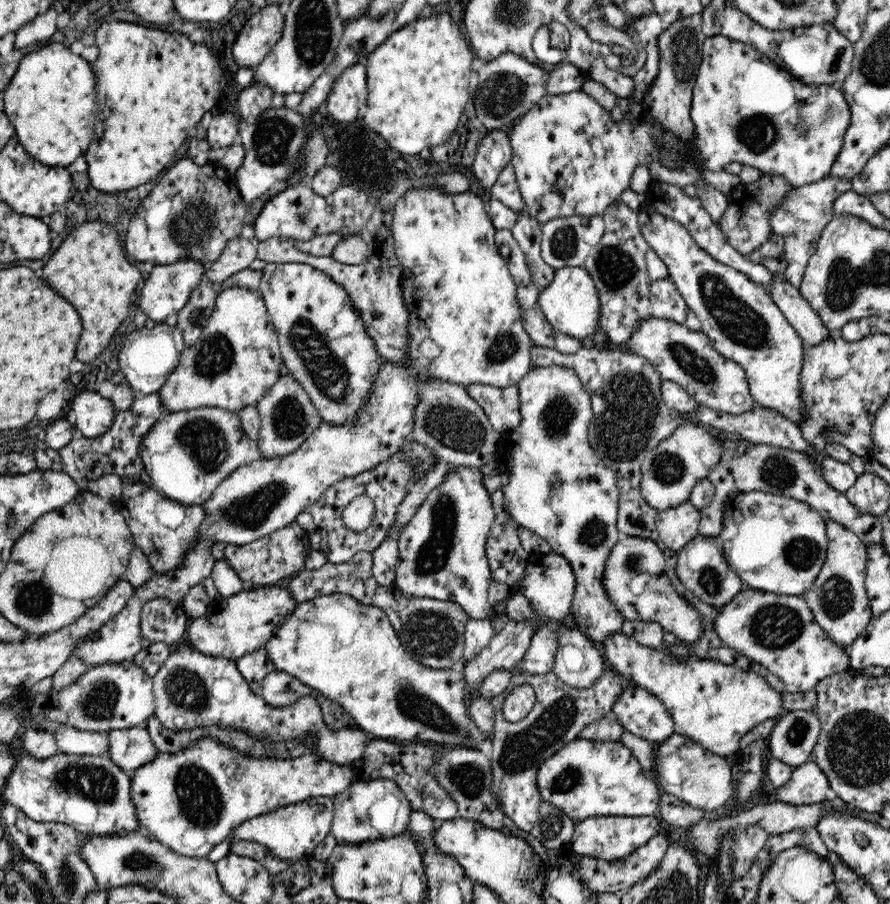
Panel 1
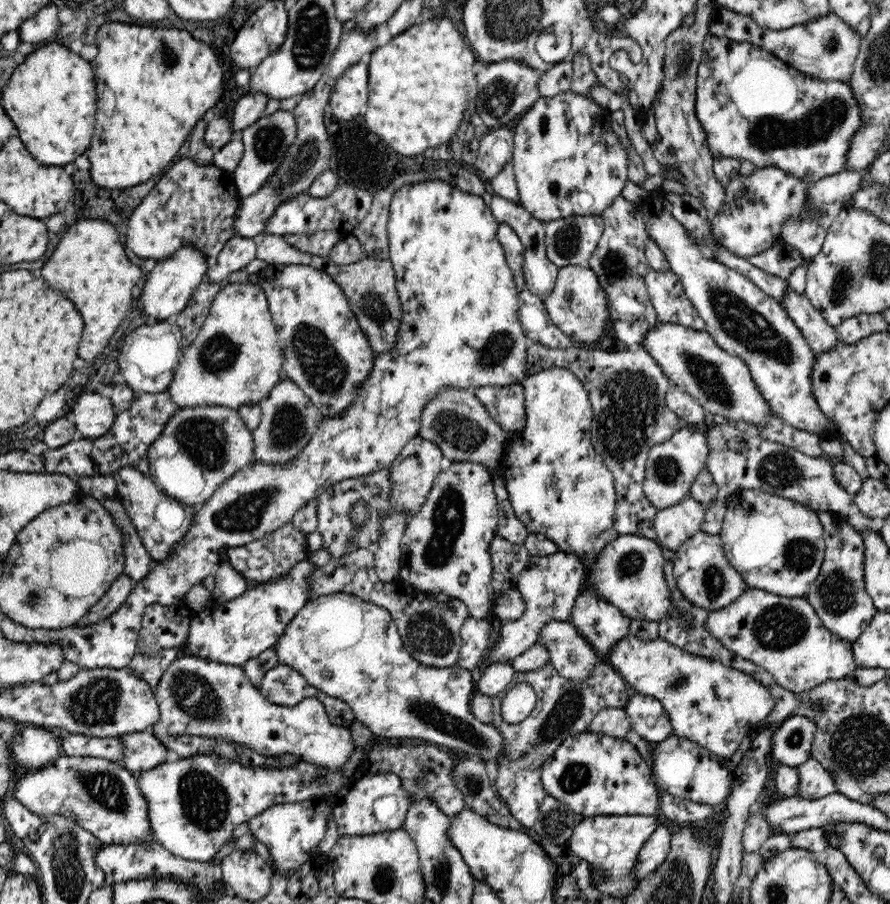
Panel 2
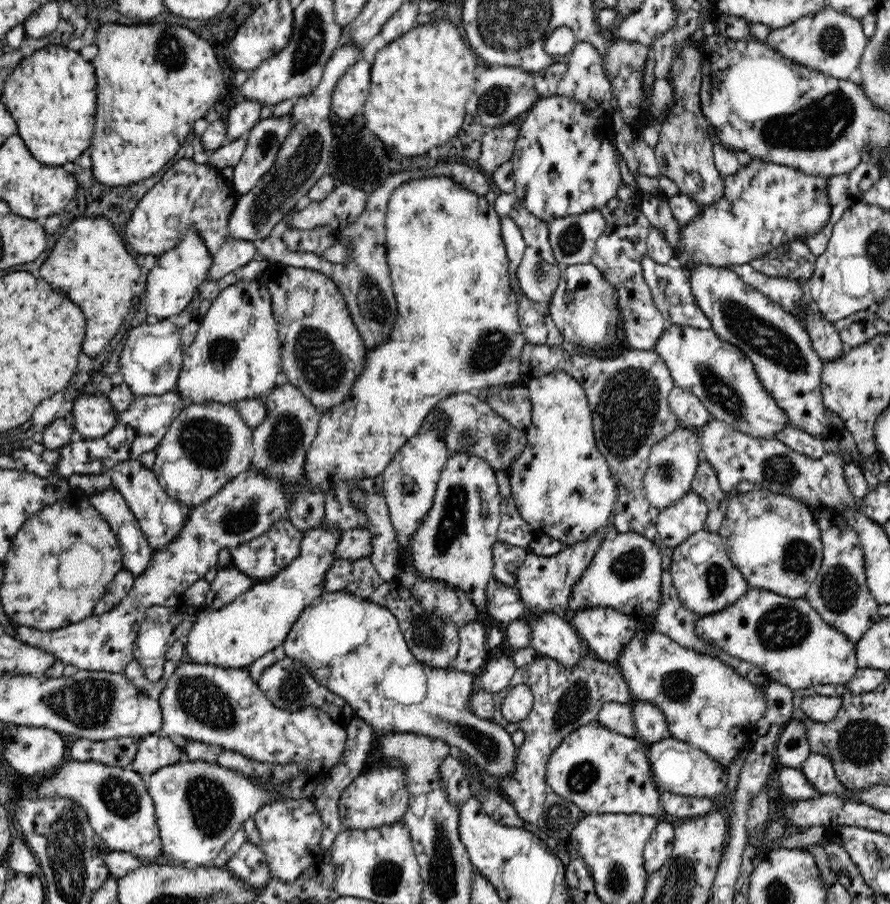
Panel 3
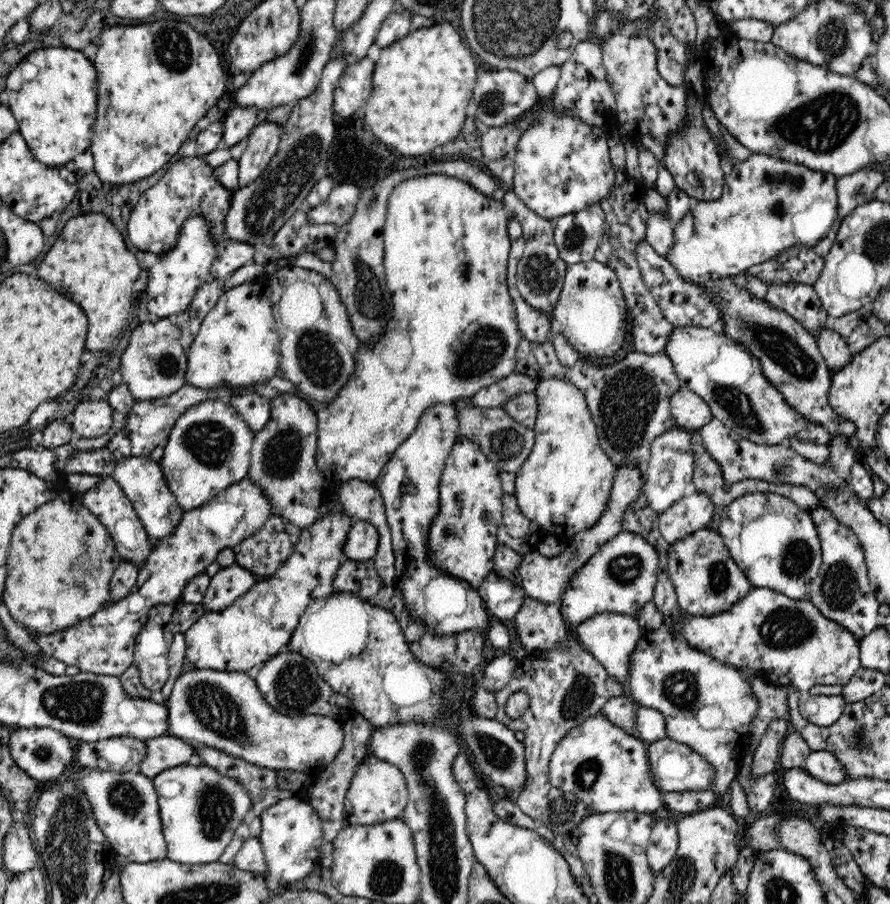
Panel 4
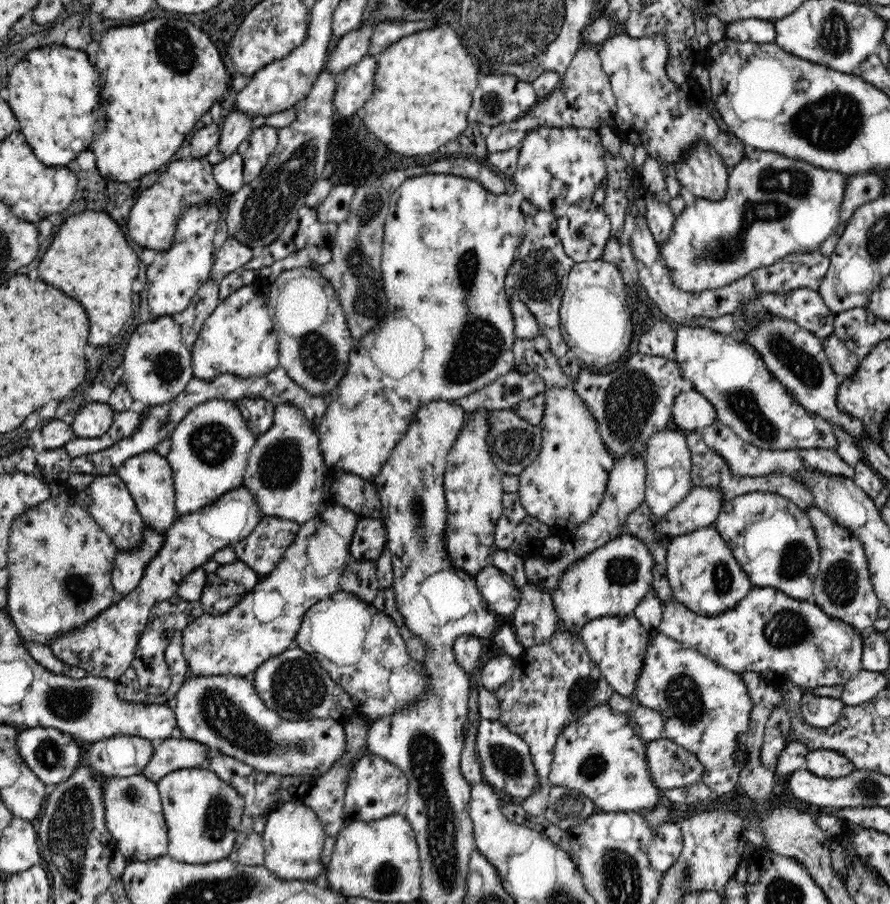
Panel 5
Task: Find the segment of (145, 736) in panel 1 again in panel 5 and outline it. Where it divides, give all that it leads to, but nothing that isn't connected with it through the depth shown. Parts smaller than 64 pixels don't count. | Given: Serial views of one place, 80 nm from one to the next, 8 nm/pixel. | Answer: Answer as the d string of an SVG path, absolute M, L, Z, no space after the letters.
M178 735L158 740L153 745L154 753L142 774L155 783L172 770L194 768L207 762L211 751L202 743Z

